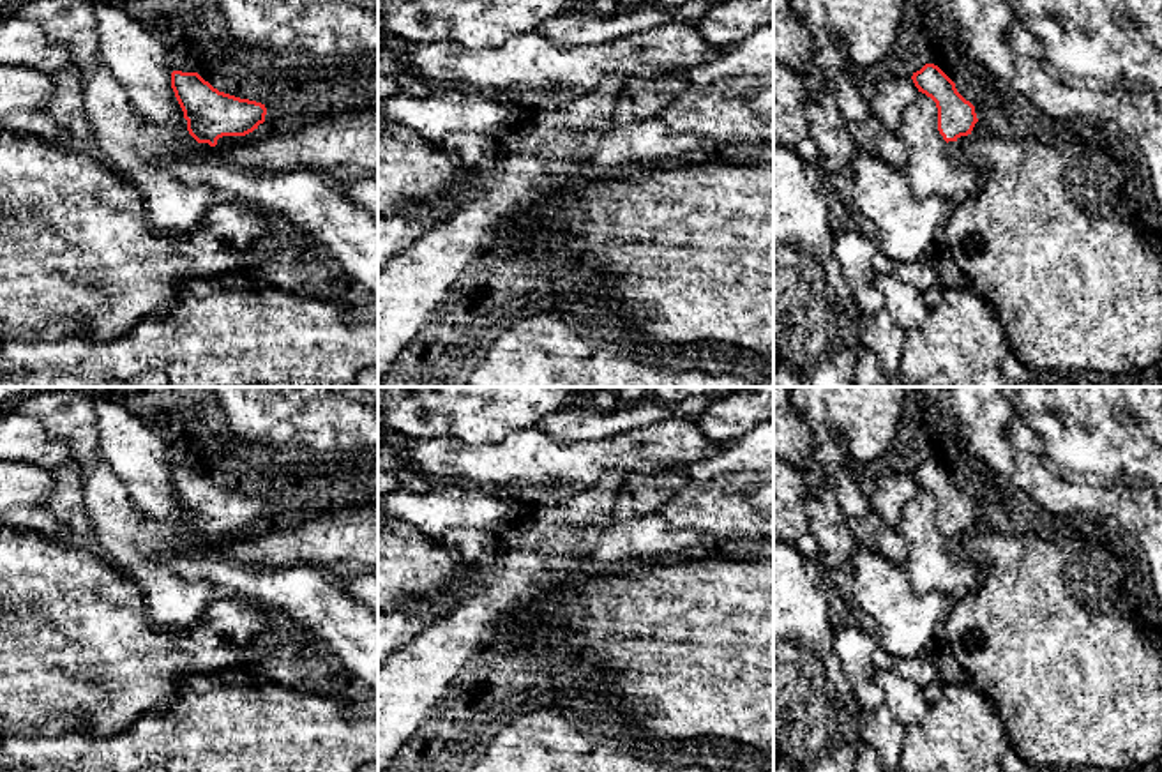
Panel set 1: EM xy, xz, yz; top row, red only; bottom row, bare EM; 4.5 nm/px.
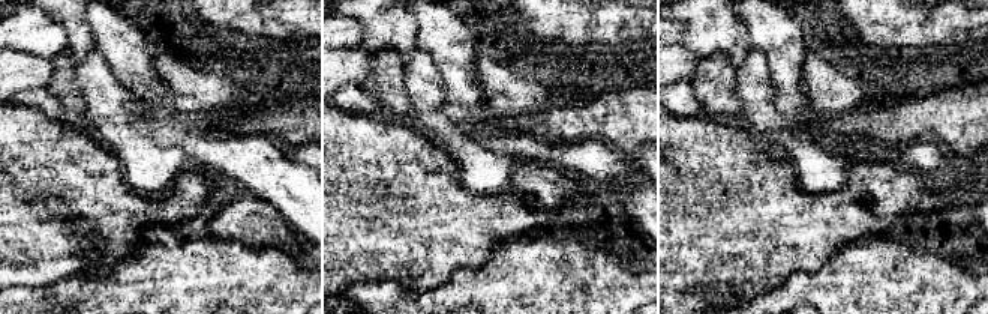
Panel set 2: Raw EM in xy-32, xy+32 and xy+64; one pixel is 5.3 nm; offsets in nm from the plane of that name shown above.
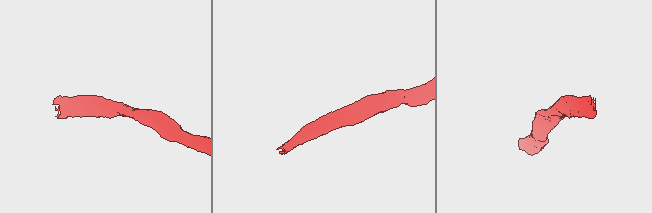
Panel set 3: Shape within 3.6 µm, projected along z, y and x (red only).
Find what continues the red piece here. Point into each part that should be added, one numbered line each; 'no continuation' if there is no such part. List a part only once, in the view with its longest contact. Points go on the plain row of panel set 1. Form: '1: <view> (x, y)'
no continuation

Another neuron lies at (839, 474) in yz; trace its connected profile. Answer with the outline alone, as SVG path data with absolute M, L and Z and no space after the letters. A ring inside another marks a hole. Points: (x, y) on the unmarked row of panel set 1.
M818 429L818 440L814 459L823 470L825 484L837 496L841 511L848 519L865 516L871 511L869 489L858 470L849 463L844 442L823 429Z

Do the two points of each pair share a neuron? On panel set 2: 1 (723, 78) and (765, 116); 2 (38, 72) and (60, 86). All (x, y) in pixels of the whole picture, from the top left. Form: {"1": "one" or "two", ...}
{"1": "two", "2": "two"}

